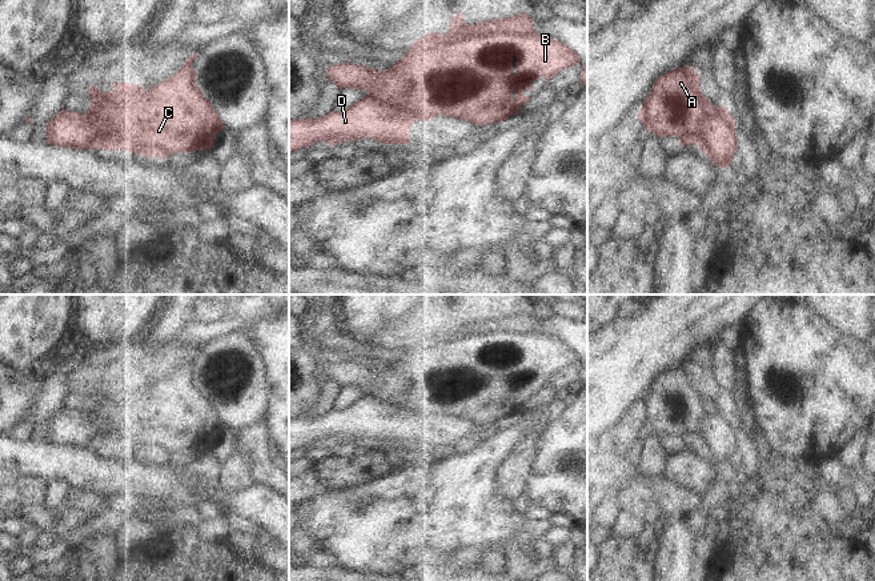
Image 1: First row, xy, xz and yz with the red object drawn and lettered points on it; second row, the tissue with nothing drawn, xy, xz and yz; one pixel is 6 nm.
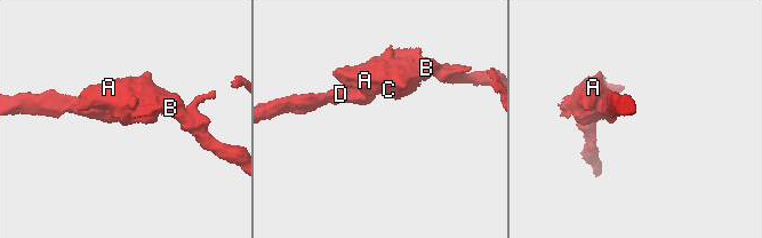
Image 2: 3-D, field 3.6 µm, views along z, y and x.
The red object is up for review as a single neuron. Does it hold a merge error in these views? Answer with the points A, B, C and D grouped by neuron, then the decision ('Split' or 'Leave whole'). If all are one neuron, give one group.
Groups: A B C / D. Split.

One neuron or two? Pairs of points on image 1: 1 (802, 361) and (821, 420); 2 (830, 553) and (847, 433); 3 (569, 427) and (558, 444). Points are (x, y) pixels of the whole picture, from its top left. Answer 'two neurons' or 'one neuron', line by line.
1: one neuron
2: two neurons
3: one neuron

